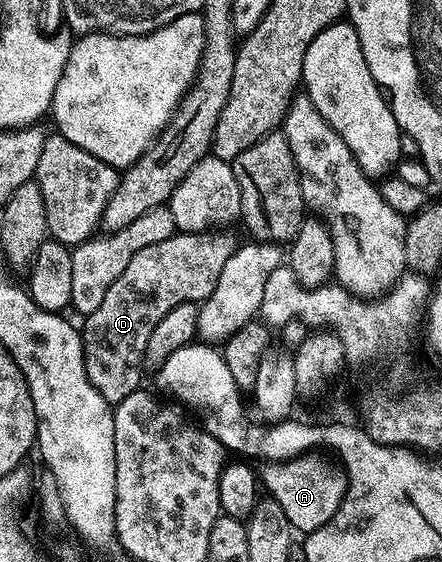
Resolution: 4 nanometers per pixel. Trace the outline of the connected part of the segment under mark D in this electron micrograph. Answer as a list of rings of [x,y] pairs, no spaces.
[[[232,230],[177,231],[175,236],[166,238],[166,242],[142,246],[142,250],[130,258],[114,286],[106,290],[106,298],[102,298],[98,310],[83,317],[86,374],[108,404],[120,404],[122,398],[141,387],[144,351],[150,342],[150,334],[154,334],[154,326],[158,326],[174,306],[202,302],[214,294],[214,286],[218,286],[226,261],[238,247],[235,234],[228,231]]]

